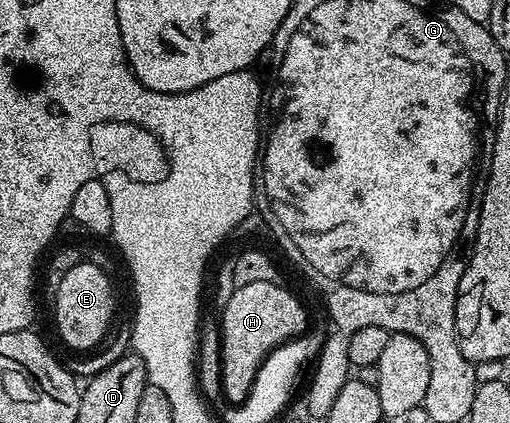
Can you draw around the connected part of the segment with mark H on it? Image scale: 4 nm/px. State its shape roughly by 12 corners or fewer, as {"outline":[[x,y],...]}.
{"outline":[[278,282],[222,303],[220,384],[243,403],[262,362],[308,329]]}

